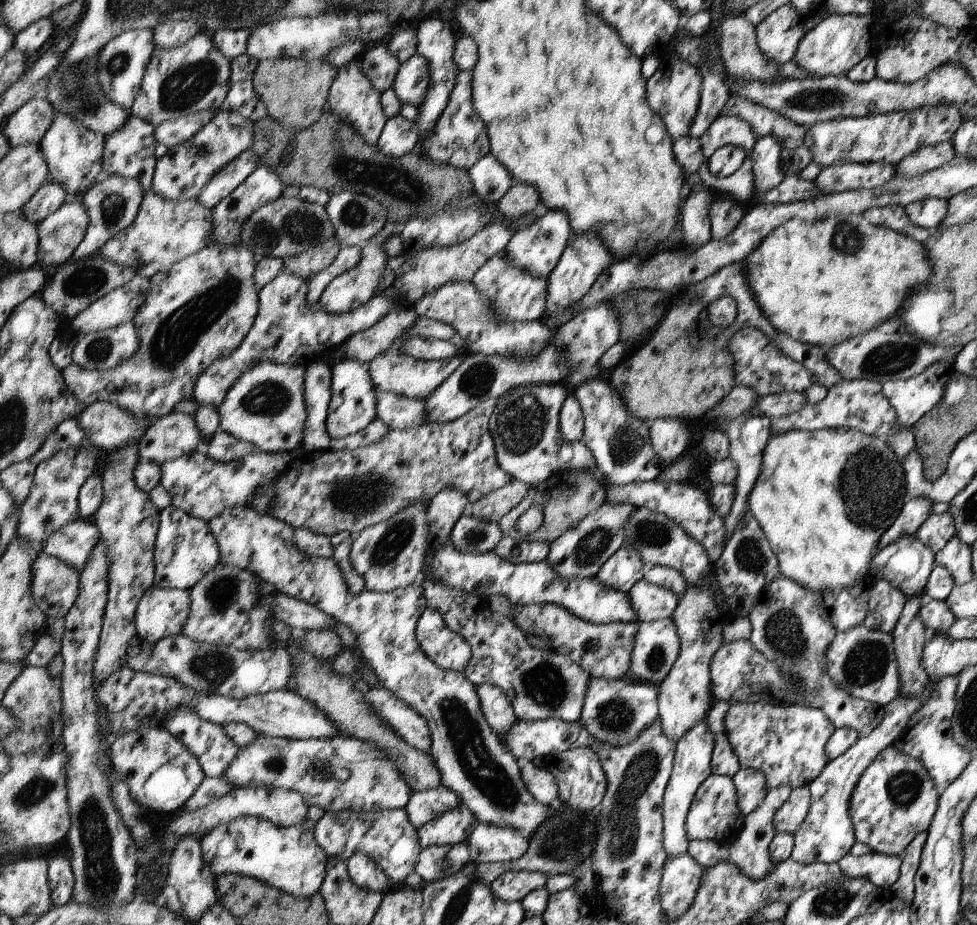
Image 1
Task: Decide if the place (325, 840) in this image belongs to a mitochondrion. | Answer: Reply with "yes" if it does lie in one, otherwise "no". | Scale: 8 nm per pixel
no

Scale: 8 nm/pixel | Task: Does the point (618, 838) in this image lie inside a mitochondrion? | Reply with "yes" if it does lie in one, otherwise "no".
yes

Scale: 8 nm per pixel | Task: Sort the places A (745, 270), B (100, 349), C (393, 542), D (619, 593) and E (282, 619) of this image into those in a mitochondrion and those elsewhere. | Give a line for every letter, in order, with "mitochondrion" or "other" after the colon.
A: other
B: mitochondrion
C: mitochondrion
D: other
E: other

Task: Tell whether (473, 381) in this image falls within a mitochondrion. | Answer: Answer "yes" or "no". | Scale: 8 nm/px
yes

